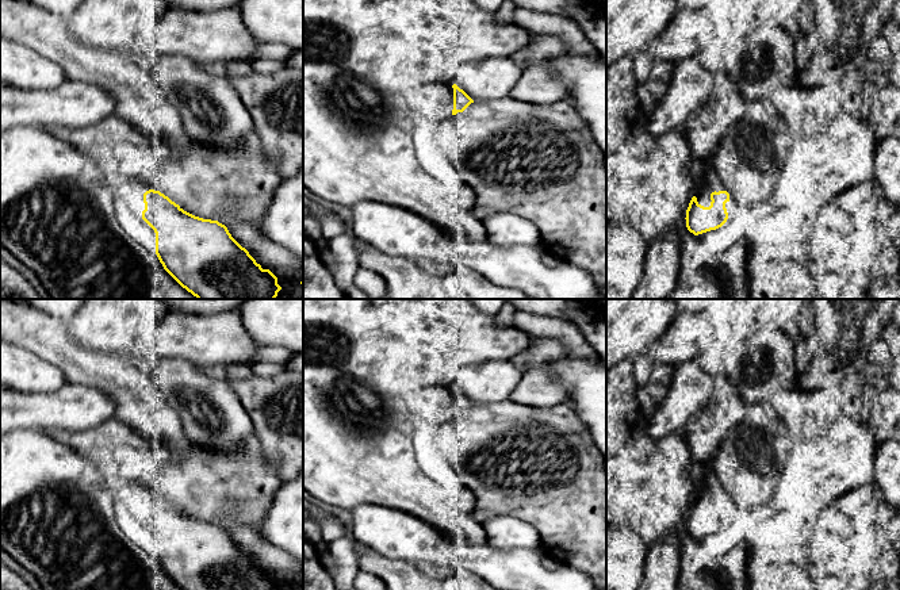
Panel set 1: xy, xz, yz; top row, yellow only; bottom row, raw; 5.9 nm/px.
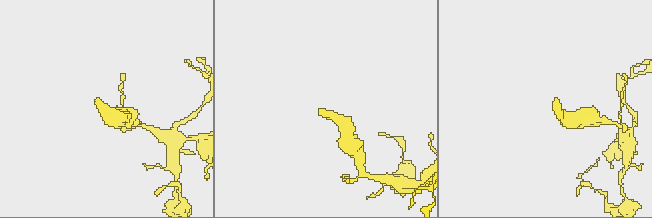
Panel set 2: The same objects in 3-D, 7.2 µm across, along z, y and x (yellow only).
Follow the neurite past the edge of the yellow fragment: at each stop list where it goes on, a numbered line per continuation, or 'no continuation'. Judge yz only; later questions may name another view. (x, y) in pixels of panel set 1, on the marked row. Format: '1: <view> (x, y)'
1: yz (708, 182)

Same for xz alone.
1: xz (435, 99)

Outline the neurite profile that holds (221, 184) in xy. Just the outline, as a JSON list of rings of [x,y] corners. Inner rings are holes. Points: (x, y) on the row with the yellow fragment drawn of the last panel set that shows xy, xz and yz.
[[[115,114],[87,127],[45,127],[43,130],[89,156],[104,172],[149,184],[184,211],[203,219],[218,221],[222,225],[245,221],[260,231],[267,207],[284,180],[275,164],[267,160],[256,133],[237,149],[218,149],[187,137],[188,150],[181,158],[177,158],[164,137],[143,134]]]

